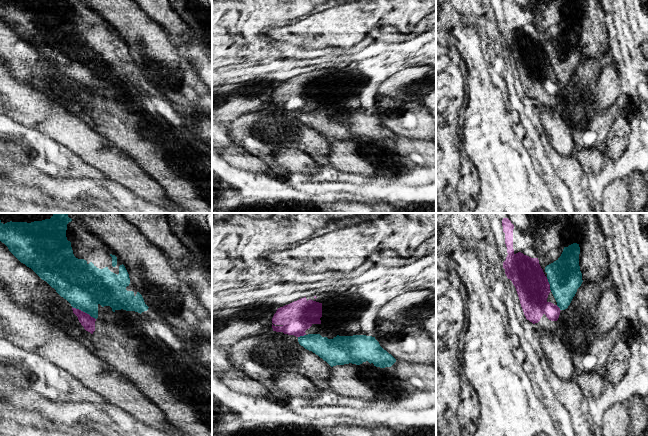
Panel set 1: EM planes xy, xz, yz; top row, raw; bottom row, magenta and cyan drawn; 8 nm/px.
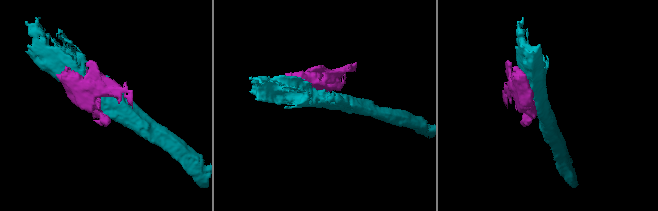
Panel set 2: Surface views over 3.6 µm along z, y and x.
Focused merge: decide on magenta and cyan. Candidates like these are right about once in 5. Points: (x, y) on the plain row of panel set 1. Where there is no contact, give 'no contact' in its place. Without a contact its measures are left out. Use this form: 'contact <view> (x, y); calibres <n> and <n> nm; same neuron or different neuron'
contact xy (84, 88); calibres 110 and 360 nm; different neuron

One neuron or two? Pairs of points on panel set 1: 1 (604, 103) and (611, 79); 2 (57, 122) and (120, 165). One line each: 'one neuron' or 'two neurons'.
1: one neuron
2: one neuron

